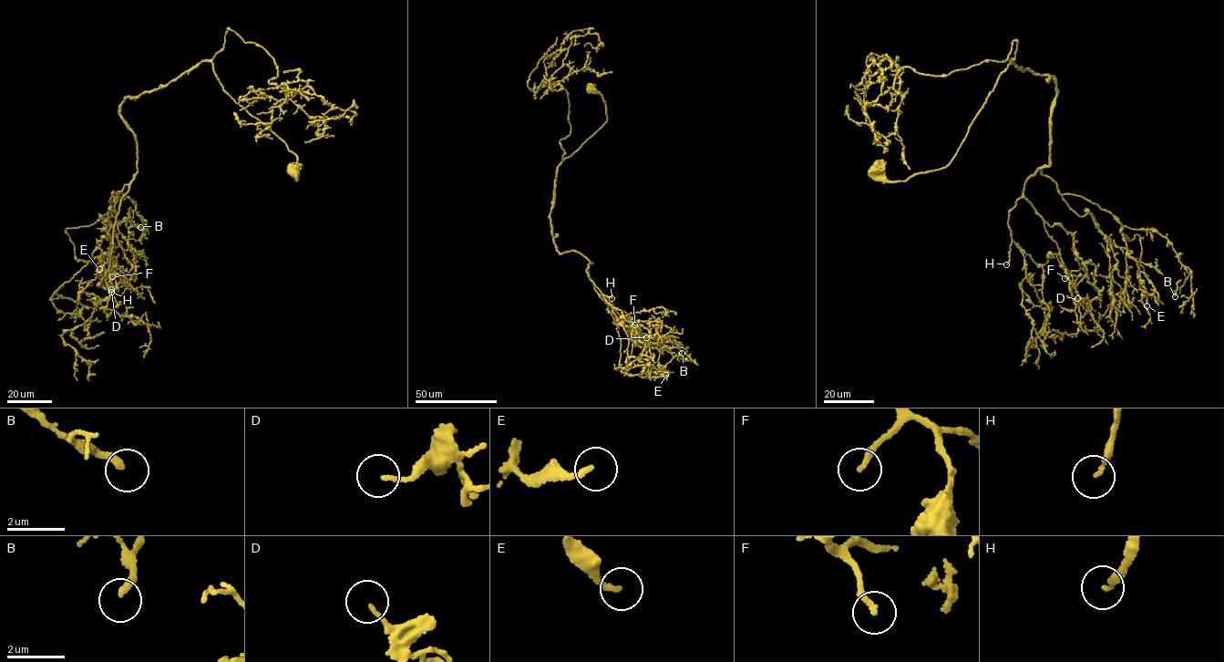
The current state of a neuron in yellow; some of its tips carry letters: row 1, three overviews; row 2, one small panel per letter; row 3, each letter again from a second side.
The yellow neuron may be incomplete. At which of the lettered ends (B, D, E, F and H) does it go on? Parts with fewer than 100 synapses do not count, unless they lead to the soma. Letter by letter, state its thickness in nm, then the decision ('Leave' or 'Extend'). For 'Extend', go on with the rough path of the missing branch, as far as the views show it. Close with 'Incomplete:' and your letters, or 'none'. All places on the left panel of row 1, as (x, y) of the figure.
B: Thickness 240 nm. Leave
D: Thickness 140 nm. Leave
E: Thickness 160 nm. Leave
F: Thickness 200 nm. Extend. Course of what is missing: (112, 276), (113, 283), (106, 294), (126, 305), (131, 313), (128, 321)
H: Thickness 170 nm. Extend. Course of what is missing: (111, 292), (117, 304), (115, 311), (105, 317), (85, 353), (66, 367), (87, 385), (98, 402), (115, 398)
Incomplete: F, H

